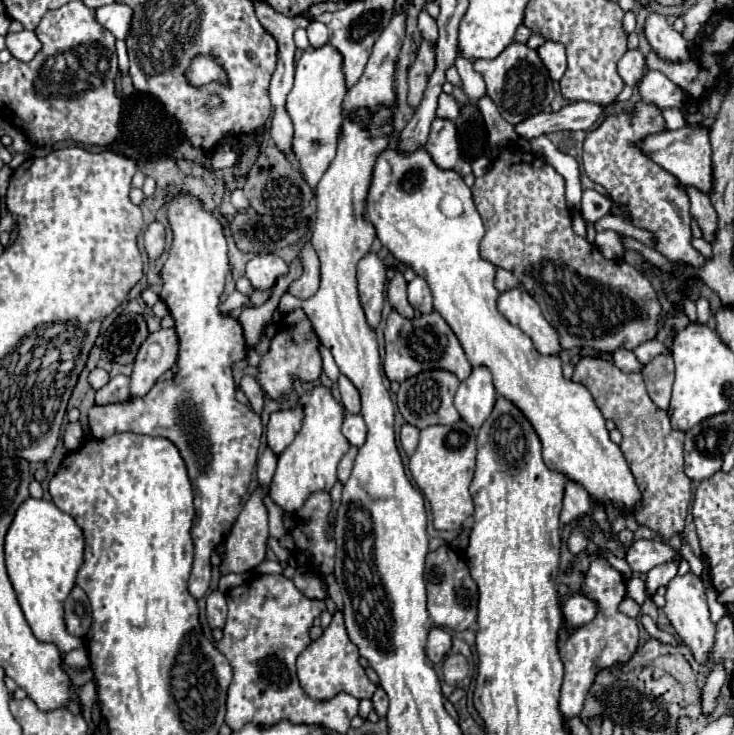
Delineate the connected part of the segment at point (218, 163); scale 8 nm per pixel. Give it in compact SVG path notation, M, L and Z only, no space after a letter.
M216 152L210 160L208 160L208 166L212 170L224 170L224 168L232 168L236 162L236 152Z

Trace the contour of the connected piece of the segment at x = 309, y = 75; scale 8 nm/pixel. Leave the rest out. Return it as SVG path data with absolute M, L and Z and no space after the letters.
M330 46L308 48L302 58L296 62L296 80L294 88L286 100L286 112L294 126L292 150L300 162L304 180L314 188L322 174L328 170L328 164L336 156L338 132L342 126L342 100L346 96L346 84L342 74L342 56Z

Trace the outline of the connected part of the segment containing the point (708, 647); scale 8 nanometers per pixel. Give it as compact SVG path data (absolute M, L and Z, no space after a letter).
M688 572L684 576L676 576L668 584L664 612L670 620L670 624L674 626L674 630L678 632L678 636L682 638L682 642L690 648L696 662L700 662L700 664L708 662L712 656L712 648L714 648L716 624L710 620L710 610L708 610L708 602L706 602L706 588L704 588L702 580L696 578L692 572Z

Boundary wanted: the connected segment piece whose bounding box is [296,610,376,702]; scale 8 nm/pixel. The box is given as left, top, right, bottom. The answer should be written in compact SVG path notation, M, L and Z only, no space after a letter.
M340 610L334 612L332 622L328 628L324 628L322 636L318 640L314 640L296 660L296 668L298 668L298 680L300 686L304 688L304 692L312 698L312 700L332 700L332 696L346 692L350 696L354 696L356 700L368 700L372 698L376 686L368 680L364 668L360 666L360 652L356 648L356 644L352 644L352 640L348 640L348 632L344 628L344 614Z

